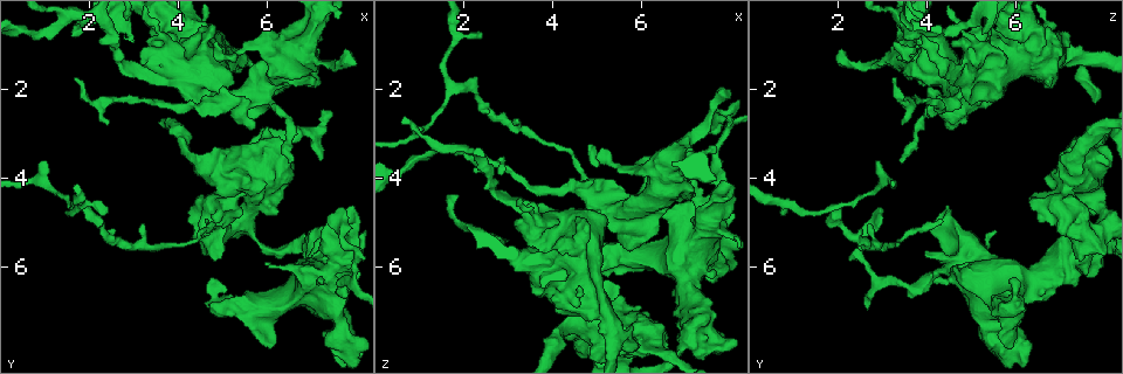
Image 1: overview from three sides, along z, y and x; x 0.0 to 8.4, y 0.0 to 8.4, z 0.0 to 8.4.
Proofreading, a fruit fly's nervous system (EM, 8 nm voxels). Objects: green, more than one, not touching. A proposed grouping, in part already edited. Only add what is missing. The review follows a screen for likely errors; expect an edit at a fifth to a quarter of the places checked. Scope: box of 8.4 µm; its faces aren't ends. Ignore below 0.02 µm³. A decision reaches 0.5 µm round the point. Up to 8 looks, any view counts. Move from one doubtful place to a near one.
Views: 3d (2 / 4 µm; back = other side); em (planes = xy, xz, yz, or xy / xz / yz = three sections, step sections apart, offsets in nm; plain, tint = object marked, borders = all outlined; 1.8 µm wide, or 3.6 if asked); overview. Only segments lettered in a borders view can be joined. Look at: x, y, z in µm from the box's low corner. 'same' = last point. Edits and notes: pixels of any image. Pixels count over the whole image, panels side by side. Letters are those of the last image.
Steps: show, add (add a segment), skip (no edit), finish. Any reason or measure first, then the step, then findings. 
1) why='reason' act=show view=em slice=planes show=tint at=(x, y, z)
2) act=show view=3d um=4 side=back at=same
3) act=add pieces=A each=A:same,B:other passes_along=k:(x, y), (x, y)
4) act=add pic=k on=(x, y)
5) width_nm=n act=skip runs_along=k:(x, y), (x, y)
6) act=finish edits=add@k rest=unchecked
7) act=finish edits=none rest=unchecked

why='thin end' act=show view=em slice=planes show=borders at=(7.70, 1.20, 2.10)

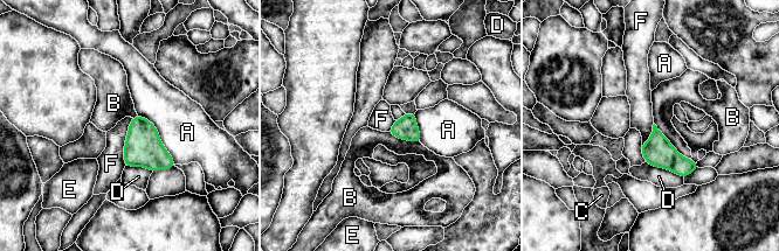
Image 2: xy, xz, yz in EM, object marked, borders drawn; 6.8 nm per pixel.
act=skip each=A:other,B:other,C:other,D:other,E:other,F:other found='none of them fits'

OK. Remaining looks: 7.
why='branch stops here' act=show view=em slice=planes show=borders at=(4.80, 0.65, 5.10)

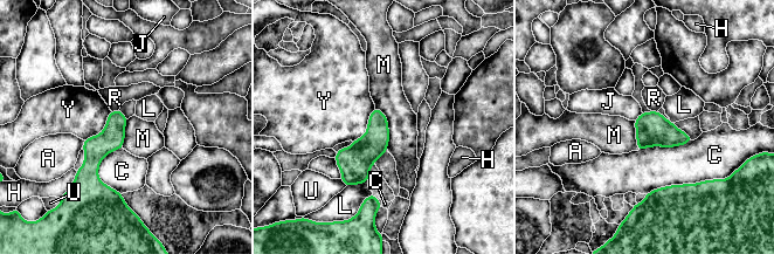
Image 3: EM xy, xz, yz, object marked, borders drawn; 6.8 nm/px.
longest_contact=C:320nm act=skip each=A:other,C:other,H:other,J:other,L:other,M:other,R:other,U:other,Y:other border=3:(375, 107), (387, 121), (388, 150) found='none of them fits'

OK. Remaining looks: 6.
act=show view=3d um=4 at=(3.25, 5.00, 2.70)

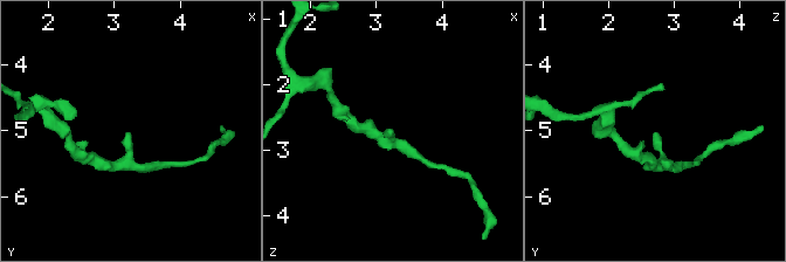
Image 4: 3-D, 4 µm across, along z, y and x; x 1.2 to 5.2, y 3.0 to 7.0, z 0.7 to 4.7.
why='need the tissue' act=show view=em um=3.6 slice=xz step=4 show=plain at=(3.20, 5.05, 2.75)

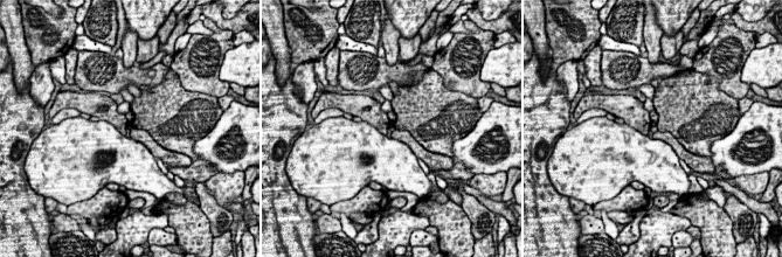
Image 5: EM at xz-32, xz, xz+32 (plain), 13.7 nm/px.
act=show view=em um=3.6 slice=xz step=4 show=borders at=same

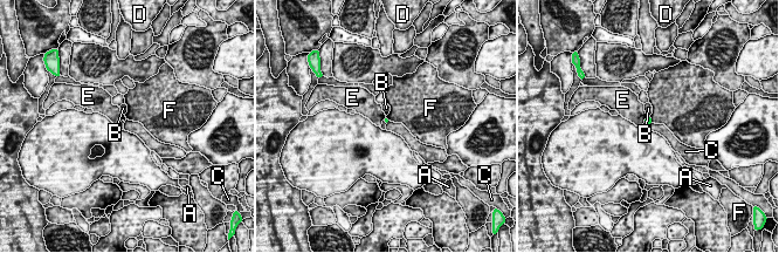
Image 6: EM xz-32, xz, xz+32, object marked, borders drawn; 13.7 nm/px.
longest_contact=E:120nm act=skip each=A:other,B:other,C:other,D:other,E:other,F:other border=6:(652, 122), (648, 125) found='none of them fits'

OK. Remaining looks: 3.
act=finish edits=none rest=unchecked

